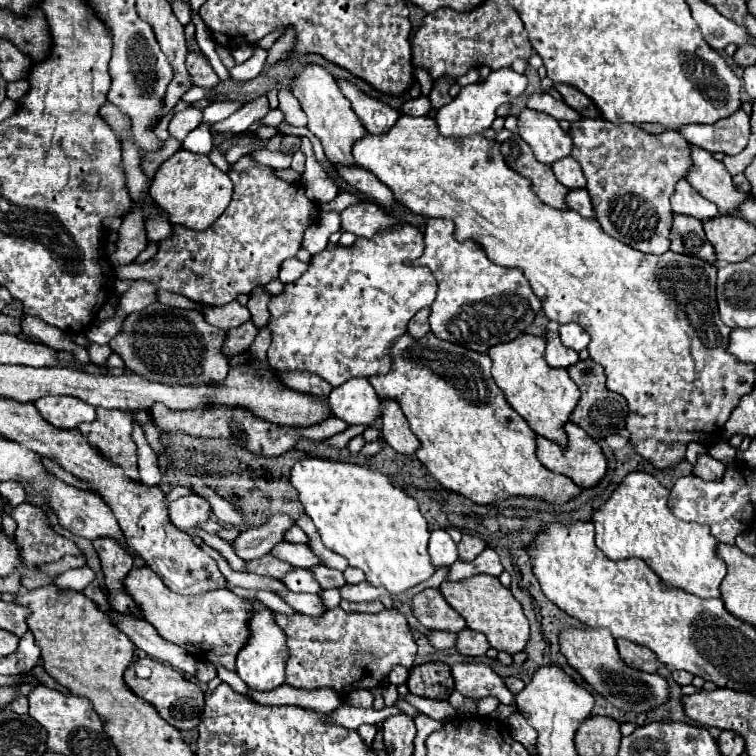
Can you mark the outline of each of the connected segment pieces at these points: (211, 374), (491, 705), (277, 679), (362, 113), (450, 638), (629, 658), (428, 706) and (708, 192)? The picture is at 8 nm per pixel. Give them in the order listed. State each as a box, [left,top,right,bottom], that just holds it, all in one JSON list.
[[110,303,230,385],[478,697,500,715],[236,599,288,691],[336,79,398,135],[428,631,456,649],[616,639,658,673],[404,693,456,721],[688,143,750,215]]

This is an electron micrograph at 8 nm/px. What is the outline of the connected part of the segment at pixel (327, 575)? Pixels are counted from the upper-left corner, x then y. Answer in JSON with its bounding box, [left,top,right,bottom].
[310,565,346,589]

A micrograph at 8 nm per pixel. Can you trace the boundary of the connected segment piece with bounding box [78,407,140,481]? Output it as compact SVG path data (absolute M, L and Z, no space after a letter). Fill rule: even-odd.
M96 407L96 419L88 425L80 425L82 435L98 447L110 461L118 463L126 477L138 481L138 451L132 439L134 415L118 413L118 409Z

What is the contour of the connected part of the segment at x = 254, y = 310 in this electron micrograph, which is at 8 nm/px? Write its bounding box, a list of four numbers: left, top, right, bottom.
[248,285,272,327]

